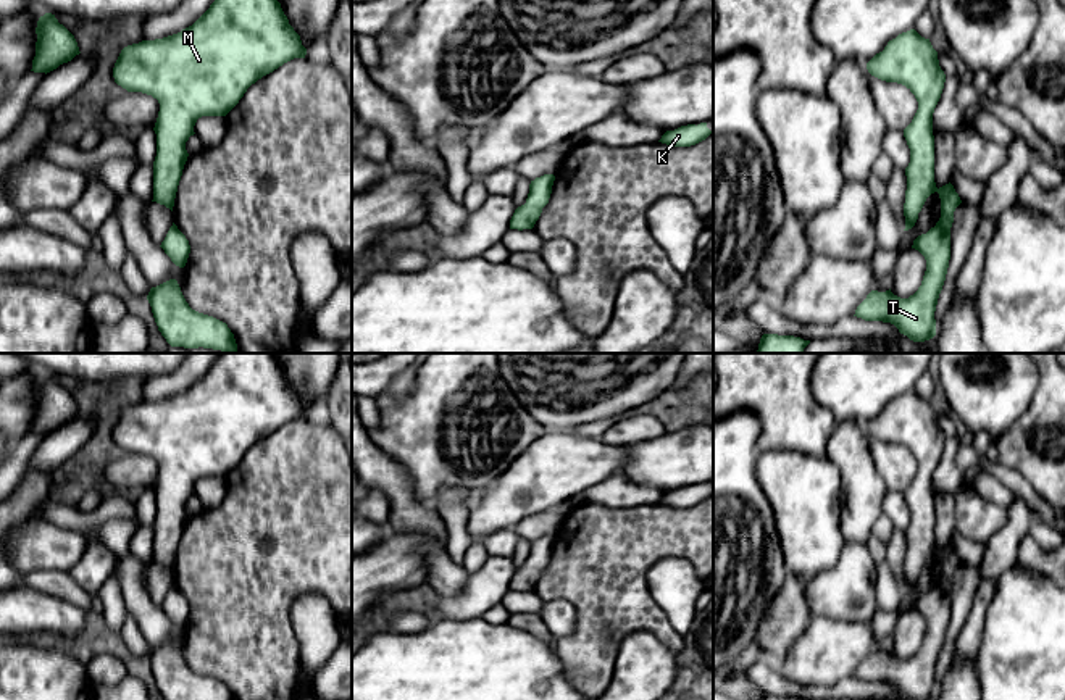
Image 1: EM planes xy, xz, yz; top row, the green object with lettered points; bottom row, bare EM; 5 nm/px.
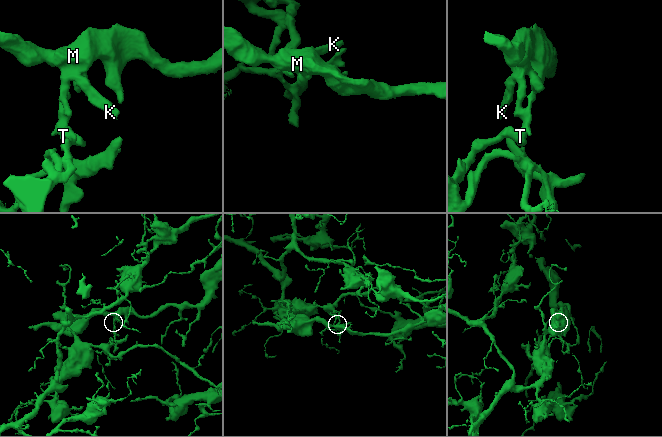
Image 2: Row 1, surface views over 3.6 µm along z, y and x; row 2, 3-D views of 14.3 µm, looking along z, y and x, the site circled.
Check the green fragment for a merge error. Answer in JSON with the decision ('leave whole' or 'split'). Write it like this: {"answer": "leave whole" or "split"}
{"answer": "split"}

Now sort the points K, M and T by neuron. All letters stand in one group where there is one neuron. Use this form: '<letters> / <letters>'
K M / T

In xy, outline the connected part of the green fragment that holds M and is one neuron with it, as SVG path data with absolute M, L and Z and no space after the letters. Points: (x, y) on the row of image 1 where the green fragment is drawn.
M215 0L189 27L178 34L142 40L121 50L113 77L127 92L152 95L160 103L155 123L157 156L153 161L153 200L173 211L178 185L187 161L186 142L194 135L194 126L202 116L226 116L244 97L247 89L294 58L305 58L307 48L289 24L278 0Z

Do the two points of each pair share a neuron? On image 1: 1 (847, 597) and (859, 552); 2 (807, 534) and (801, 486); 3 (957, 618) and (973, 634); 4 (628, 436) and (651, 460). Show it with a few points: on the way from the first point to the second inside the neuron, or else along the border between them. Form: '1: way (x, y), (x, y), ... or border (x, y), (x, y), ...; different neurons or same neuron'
1: way (849, 586), (856, 573), (856, 563); same neuron
2: way (807, 523), (806, 497); same neuron
3: border (978, 587), (973, 607), (957, 636), (951, 658); different neurons
4: border (667, 433), (654, 439), (638, 441), (628, 447); different neurons

